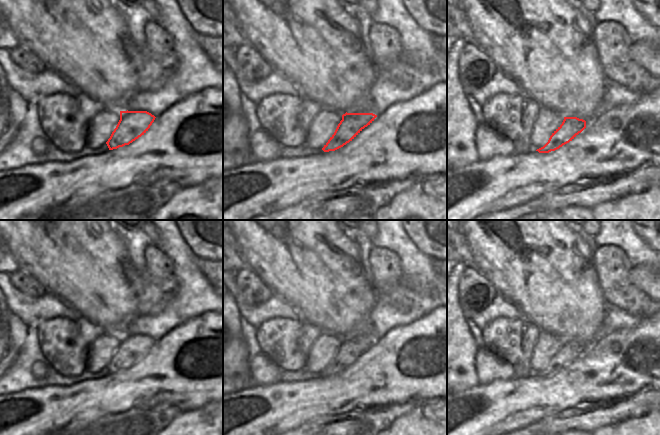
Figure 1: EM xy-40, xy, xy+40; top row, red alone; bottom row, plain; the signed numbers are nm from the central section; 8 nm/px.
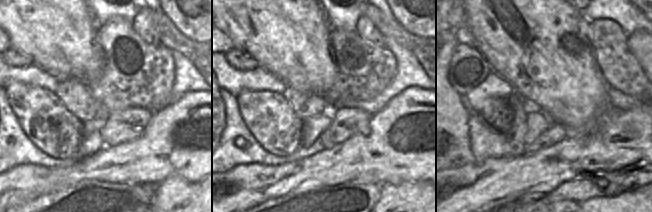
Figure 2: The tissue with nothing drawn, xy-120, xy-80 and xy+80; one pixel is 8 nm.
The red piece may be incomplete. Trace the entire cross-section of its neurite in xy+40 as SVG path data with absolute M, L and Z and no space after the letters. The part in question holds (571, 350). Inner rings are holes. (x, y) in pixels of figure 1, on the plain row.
M564 341L562 348L552 357L548 366L537 373L539 377L549 377L572 365L586 352L586 345L577 341Z

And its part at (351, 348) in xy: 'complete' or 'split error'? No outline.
complete

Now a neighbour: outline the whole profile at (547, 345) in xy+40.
M542 331L530 360L532 373L537 374L543 371L548 366L550 360L560 351L563 344L563 339Z

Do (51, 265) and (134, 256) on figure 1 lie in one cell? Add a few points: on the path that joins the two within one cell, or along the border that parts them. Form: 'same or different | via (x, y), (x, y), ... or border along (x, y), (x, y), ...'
different | border along (117, 236), (125, 246), (128, 260)

